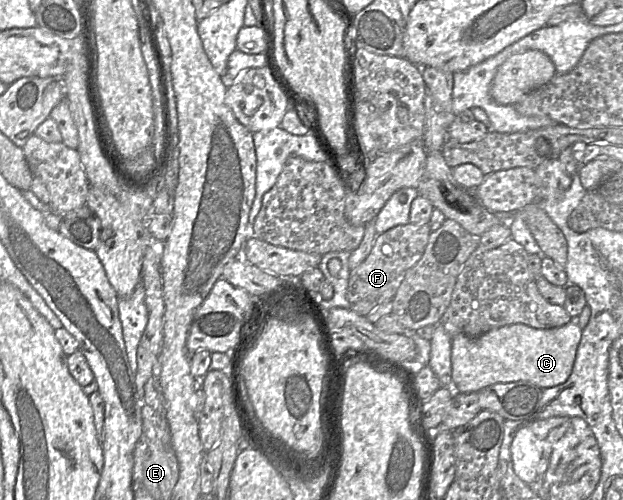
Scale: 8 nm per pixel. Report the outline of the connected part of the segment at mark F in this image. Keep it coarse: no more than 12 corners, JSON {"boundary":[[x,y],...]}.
{"boundary":[[429,223],[378,234],[350,270],[350,309],[366,316],[391,301],[421,259]]}

